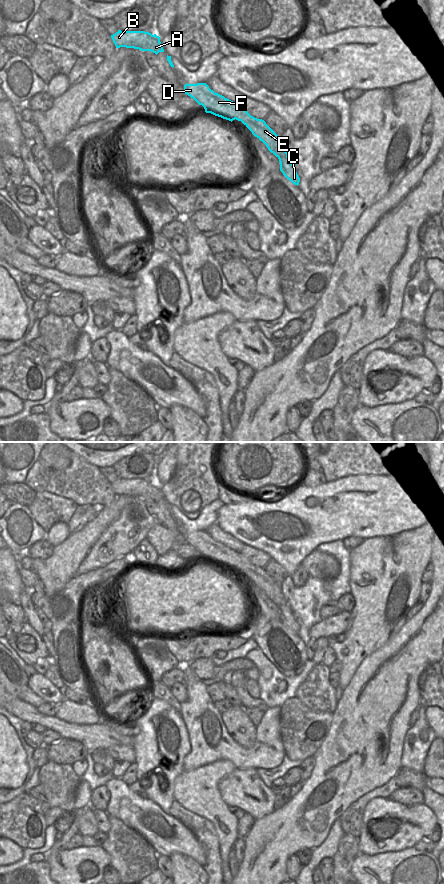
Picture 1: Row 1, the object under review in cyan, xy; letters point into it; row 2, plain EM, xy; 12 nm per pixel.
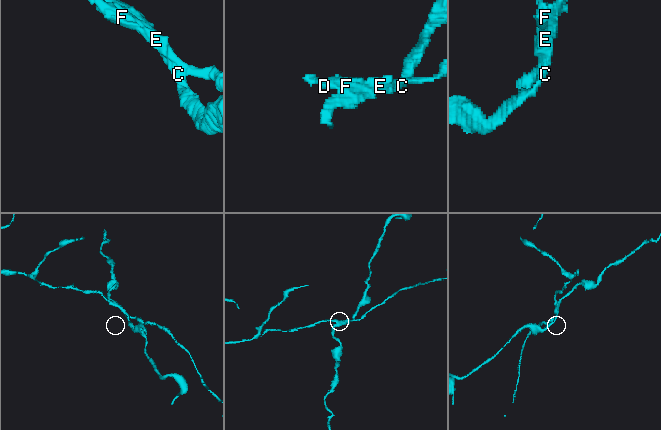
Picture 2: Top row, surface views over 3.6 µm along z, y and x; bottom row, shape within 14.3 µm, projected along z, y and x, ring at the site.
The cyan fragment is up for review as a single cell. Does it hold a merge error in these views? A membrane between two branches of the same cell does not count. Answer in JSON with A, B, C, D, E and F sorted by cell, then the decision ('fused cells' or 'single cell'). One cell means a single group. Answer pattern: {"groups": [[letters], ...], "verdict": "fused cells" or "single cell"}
{"groups": [["A", "B", "D", "E", "F"], ["C"]], "verdict": "fused cells"}

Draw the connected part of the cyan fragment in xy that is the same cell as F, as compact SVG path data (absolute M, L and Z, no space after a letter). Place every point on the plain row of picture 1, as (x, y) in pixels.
M206 531L185 532L184 541L193 546L199 553L202 553L206 561L211 561L223 567L233 569L239 568L244 573L257 572L260 575L259 588L262 589L268 598L276 605L288 604L282 594L282 587L262 569L248 569L251 563L239 552L215 541Z

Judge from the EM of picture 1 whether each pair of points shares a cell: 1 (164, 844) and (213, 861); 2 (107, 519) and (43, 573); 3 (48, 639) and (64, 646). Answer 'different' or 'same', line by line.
1: different
2: same
3: different

